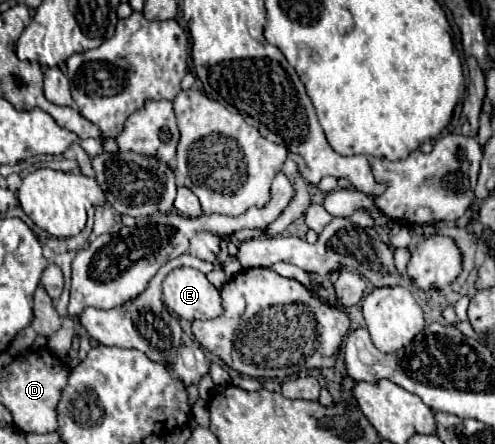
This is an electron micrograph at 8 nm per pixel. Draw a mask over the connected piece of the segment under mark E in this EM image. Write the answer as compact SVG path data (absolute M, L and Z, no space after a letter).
M176 268L162 282L162 300L180 318L204 320L220 314L220 294L208 278L194 268Z

